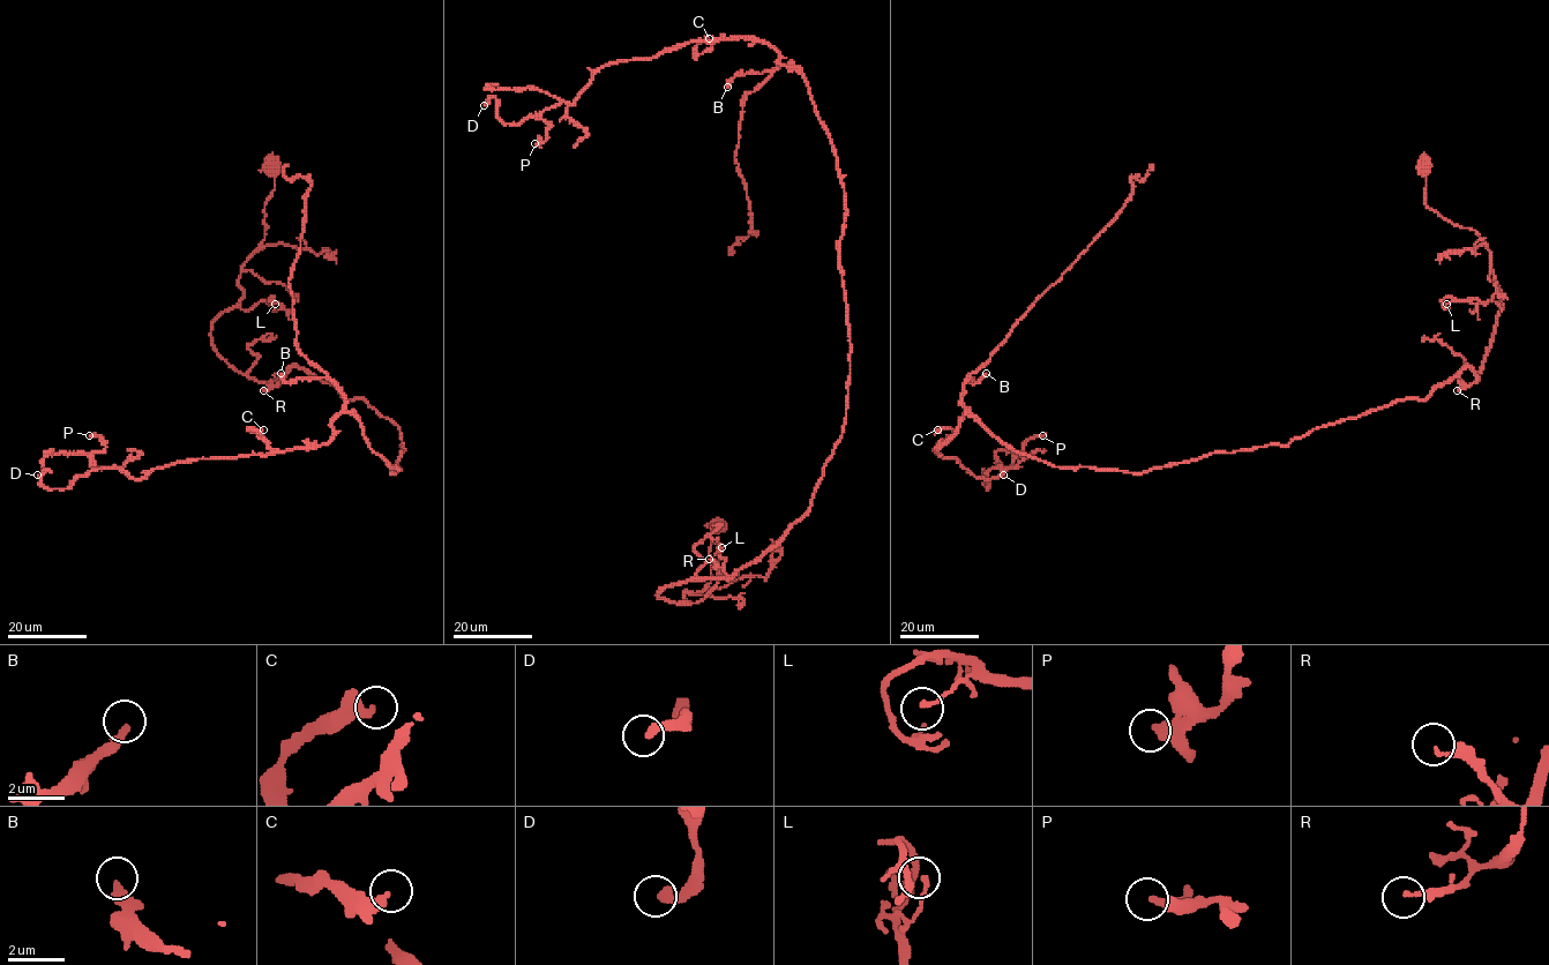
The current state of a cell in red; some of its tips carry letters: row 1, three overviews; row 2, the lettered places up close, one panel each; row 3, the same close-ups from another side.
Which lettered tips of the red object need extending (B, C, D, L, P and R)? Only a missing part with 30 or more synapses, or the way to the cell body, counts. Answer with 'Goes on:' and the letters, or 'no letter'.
Goes on: P

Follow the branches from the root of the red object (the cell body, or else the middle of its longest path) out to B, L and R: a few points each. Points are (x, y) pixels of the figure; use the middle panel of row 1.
B: (718, 526), (711, 581), (660, 598), (807, 511), (851, 352), (845, 197), (808, 84), (791, 62), (727, 87)
L: (718, 526), (710, 533), (711, 581), (700, 591), (686, 590), (686, 604), (700, 603), (717, 583), (721, 547)
R: (718, 526), (710, 533), (711, 581), (686, 591), (690, 601), (657, 596), (690, 580), (727, 578), (709, 559)

